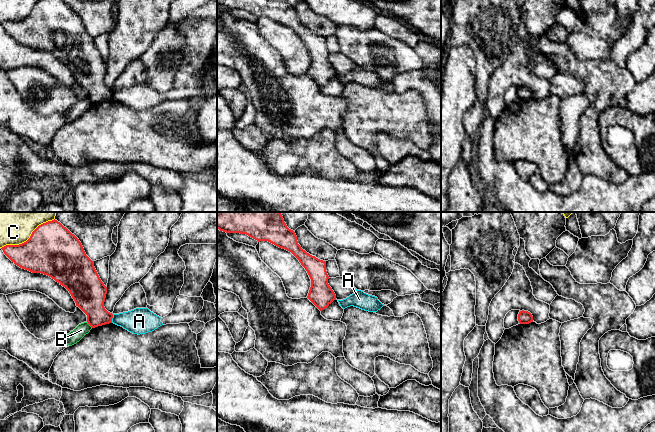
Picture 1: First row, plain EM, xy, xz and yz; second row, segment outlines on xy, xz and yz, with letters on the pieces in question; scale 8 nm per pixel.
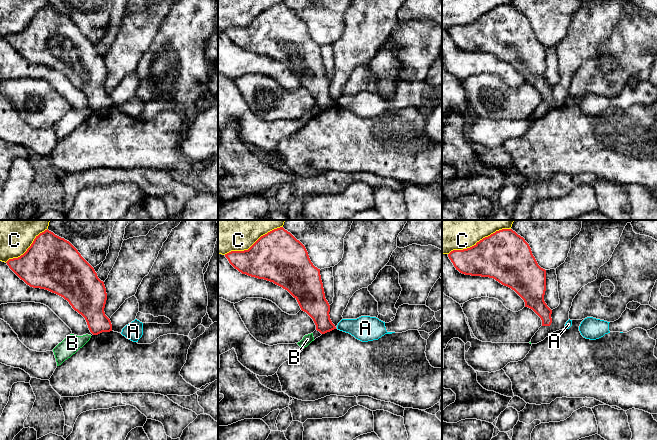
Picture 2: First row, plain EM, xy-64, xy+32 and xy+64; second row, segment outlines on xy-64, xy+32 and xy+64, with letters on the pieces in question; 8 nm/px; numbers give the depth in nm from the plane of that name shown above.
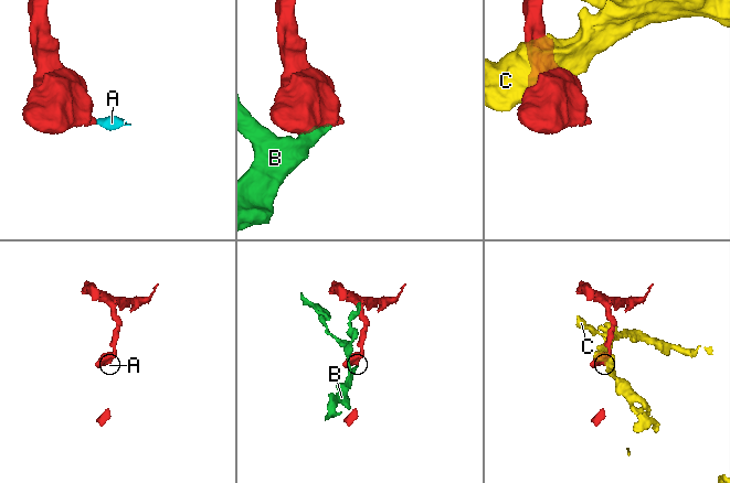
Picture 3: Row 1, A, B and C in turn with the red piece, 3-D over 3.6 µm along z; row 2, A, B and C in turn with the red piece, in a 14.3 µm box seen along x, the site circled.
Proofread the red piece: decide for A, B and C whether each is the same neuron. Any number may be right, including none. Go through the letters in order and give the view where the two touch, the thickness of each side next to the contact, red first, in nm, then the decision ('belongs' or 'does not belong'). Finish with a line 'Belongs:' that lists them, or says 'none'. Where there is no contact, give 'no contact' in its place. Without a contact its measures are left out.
A: contact in xy; calibres 240 and 200 nm; does not belong
B: contact in xy; calibres 260 and 100 nm; does not belong
C: contact in xy; calibres 420 and 180 nm; does not belong
Belongs: none

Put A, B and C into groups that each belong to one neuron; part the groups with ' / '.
A / B / C

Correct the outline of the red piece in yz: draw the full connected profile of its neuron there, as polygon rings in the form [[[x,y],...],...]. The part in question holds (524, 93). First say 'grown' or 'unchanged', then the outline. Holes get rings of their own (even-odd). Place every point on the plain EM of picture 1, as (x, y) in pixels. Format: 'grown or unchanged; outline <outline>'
unchanged; outline [[[522,86],[518,90],[518,97],[520,100],[529,100],[533,98],[533,92],[530,88]]]

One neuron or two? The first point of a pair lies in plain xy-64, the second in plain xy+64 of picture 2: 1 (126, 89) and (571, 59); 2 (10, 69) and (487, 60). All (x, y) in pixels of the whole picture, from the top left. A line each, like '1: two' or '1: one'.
1: two
2: one

